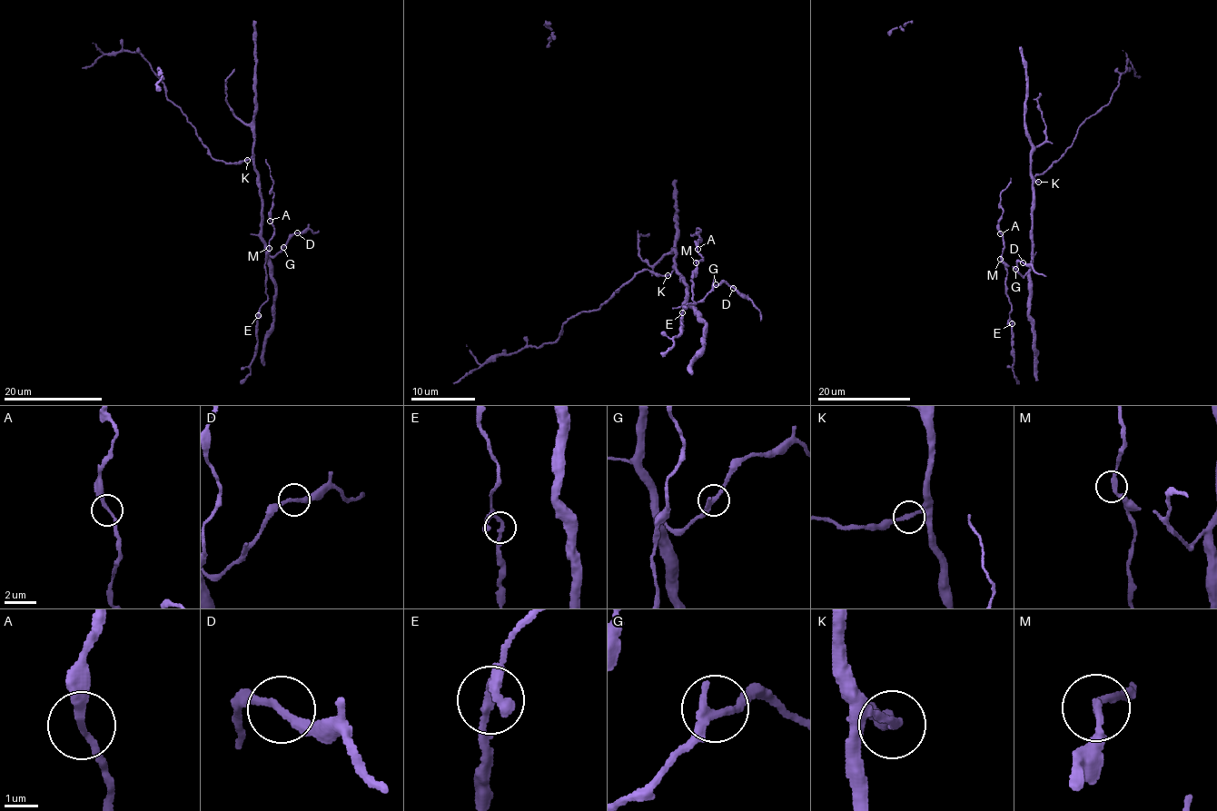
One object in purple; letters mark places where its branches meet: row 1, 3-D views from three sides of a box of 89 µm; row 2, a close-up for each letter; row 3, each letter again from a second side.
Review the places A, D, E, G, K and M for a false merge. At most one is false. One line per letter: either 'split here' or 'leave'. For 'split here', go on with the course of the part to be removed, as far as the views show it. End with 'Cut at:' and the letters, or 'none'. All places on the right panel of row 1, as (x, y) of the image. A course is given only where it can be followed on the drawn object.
A: leave
D: leave
E: leave
G: leave
K: leave
M: leave
Cut at: none

